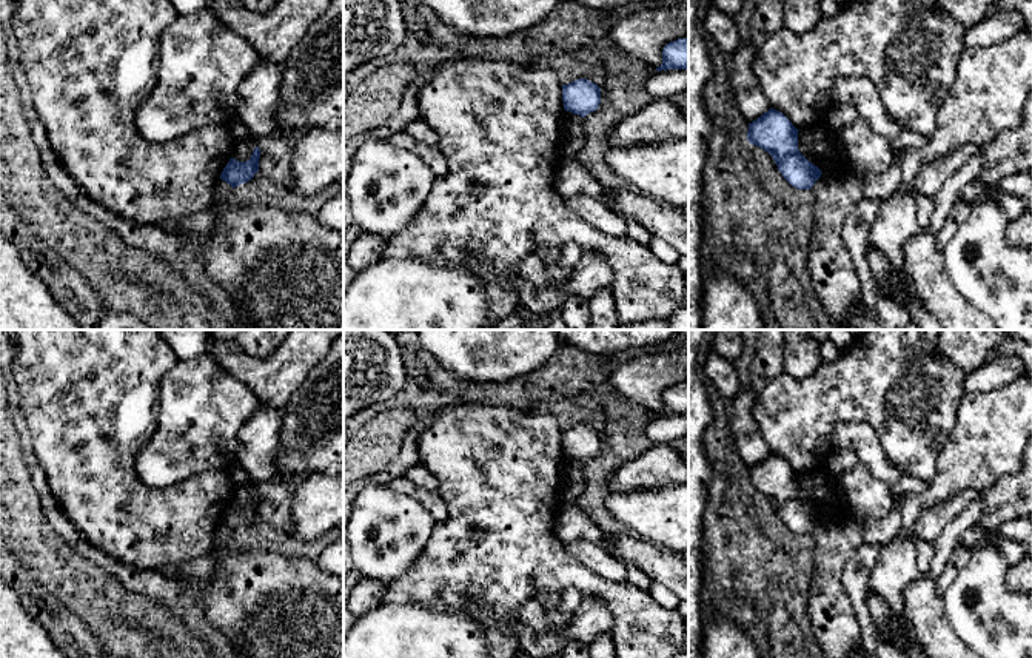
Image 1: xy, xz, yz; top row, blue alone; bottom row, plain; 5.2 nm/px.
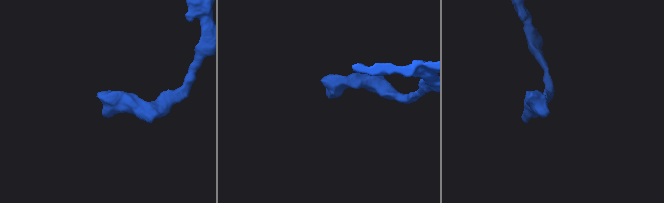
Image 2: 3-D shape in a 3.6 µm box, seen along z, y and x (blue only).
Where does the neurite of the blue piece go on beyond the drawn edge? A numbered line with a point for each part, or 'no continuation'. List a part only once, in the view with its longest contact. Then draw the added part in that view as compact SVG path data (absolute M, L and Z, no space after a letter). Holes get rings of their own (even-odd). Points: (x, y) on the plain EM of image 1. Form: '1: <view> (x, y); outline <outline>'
no continuation

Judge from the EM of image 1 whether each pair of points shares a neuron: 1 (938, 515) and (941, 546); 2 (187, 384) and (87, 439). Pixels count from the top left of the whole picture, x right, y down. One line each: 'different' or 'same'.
1: different
2: different

